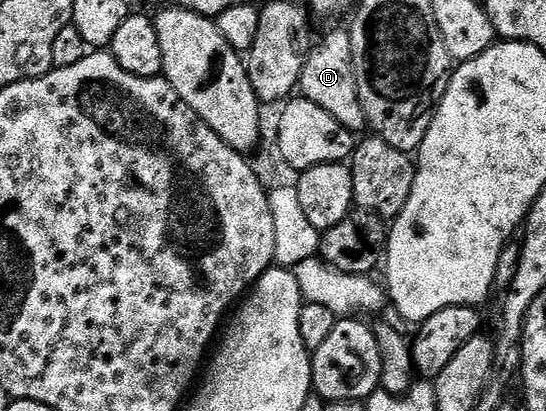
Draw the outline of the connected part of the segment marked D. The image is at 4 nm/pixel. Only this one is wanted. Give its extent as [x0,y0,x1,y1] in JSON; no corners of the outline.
[297,29,366,132]

